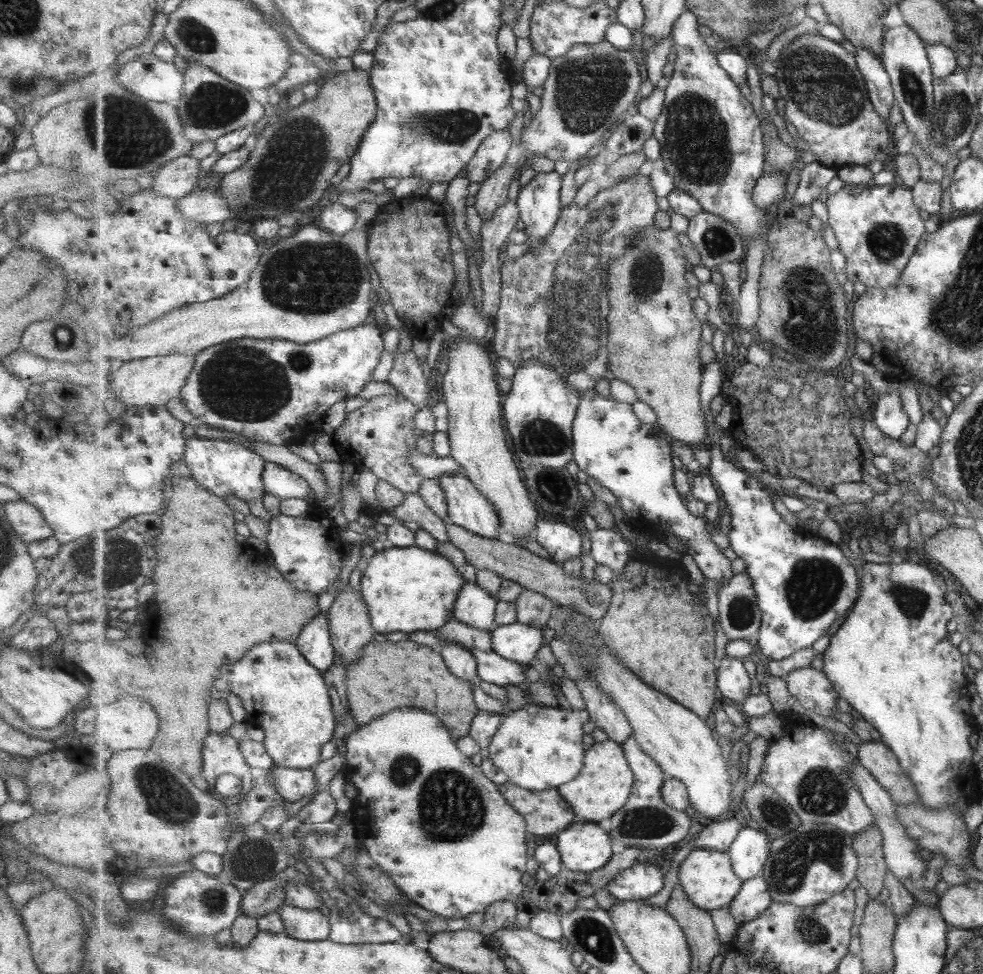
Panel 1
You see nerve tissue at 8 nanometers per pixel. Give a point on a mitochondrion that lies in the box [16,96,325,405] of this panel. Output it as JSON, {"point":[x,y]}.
{"point":[64,335]}

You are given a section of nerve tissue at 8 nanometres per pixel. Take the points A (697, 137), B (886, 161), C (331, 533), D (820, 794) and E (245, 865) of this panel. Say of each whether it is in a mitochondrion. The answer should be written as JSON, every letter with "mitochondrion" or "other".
{"A":"mitochondrion","B":"other","C":"other","D":"mitochondrion","E":"mitochondrion"}

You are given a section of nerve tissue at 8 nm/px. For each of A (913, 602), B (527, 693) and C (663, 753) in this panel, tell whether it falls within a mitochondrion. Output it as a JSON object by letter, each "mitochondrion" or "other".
{"A":"mitochondrion","B":"other","C":"other"}

